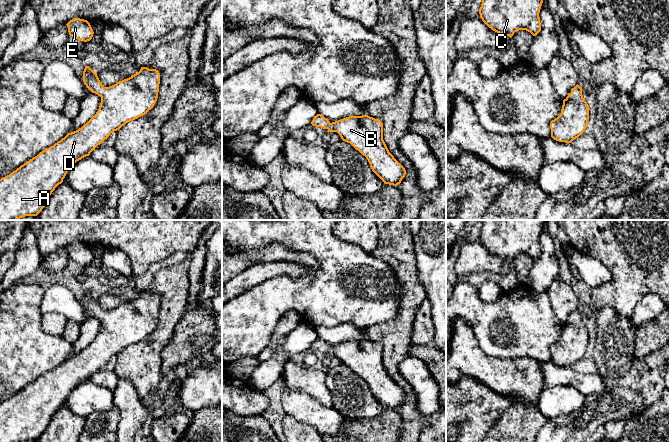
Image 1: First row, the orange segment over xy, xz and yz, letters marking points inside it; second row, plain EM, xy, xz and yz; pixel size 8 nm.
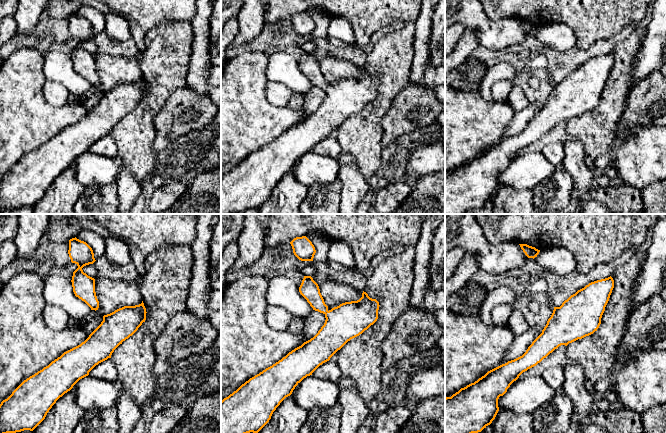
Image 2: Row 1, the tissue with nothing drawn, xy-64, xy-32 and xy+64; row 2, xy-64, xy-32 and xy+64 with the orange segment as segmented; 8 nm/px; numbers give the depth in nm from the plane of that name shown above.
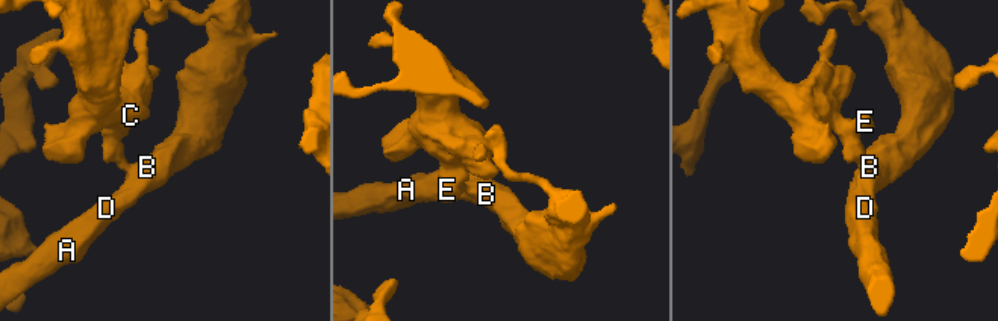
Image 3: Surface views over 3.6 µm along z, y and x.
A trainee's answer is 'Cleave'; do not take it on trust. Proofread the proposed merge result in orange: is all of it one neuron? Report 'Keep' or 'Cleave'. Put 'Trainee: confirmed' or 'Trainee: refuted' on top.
Trainee: refuted
Keep

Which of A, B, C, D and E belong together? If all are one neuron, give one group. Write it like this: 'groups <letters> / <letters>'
groups A B C D E

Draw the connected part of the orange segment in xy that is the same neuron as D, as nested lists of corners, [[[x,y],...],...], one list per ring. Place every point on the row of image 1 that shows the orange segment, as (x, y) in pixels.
[[[89,66],[83,71],[83,82],[101,97],[96,114],[81,128],[68,133],[53,146],[43,150],[11,174],[0,179],[0,220],[18,220],[25,216],[37,216],[49,201],[55,188],[63,182],[70,168],[89,156],[111,133],[151,110],[158,98],[160,73],[156,69],[141,67],[140,71],[116,84],[104,87],[97,73]]]

